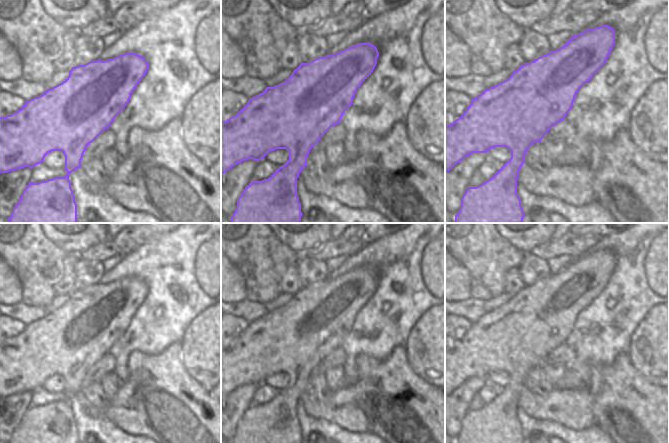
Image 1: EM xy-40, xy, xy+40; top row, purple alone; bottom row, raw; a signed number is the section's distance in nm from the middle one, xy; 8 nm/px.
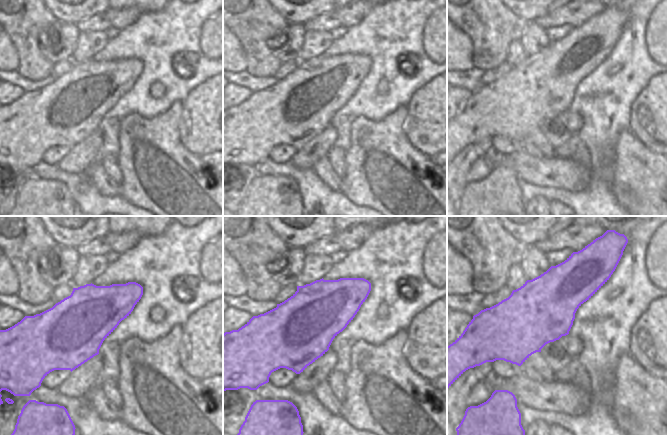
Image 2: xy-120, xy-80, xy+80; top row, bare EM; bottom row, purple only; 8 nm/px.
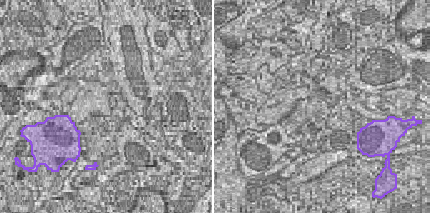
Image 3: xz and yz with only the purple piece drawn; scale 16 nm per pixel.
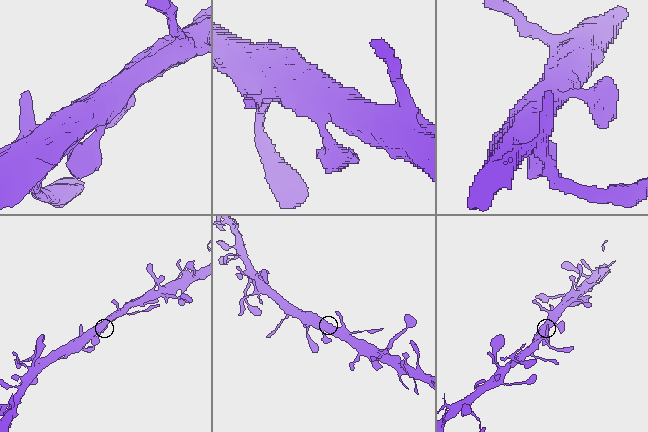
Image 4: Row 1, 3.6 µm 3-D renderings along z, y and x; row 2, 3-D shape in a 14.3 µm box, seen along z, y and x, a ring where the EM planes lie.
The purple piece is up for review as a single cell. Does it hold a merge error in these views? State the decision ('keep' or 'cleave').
keep

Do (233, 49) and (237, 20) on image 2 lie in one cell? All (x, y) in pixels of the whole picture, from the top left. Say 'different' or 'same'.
different

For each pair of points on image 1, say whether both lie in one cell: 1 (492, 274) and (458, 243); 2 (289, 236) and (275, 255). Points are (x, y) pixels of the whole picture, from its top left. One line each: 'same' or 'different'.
1: same
2: different

